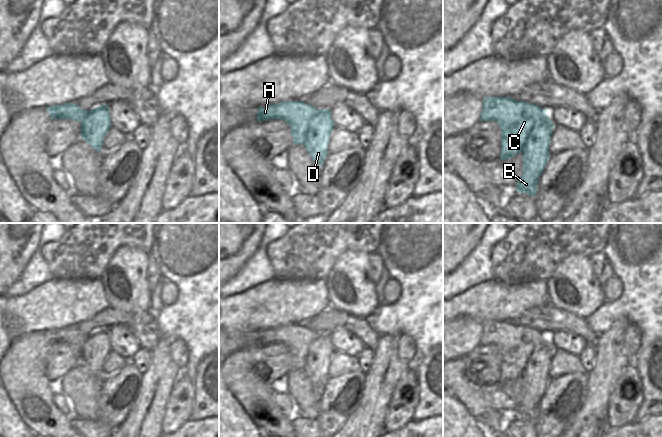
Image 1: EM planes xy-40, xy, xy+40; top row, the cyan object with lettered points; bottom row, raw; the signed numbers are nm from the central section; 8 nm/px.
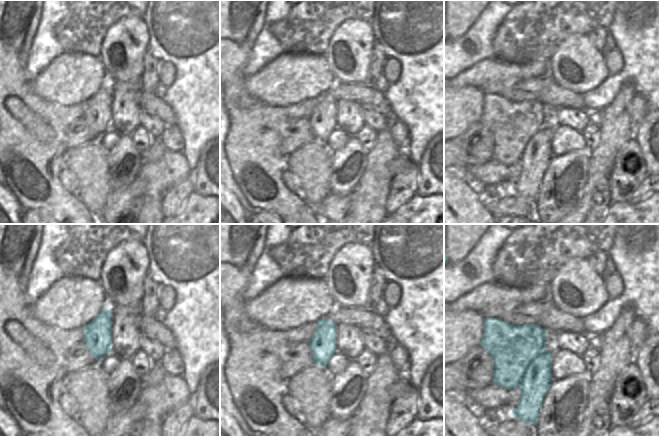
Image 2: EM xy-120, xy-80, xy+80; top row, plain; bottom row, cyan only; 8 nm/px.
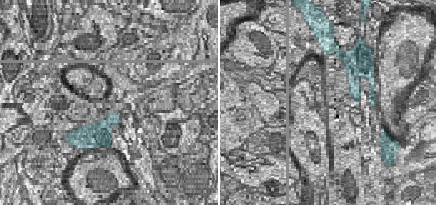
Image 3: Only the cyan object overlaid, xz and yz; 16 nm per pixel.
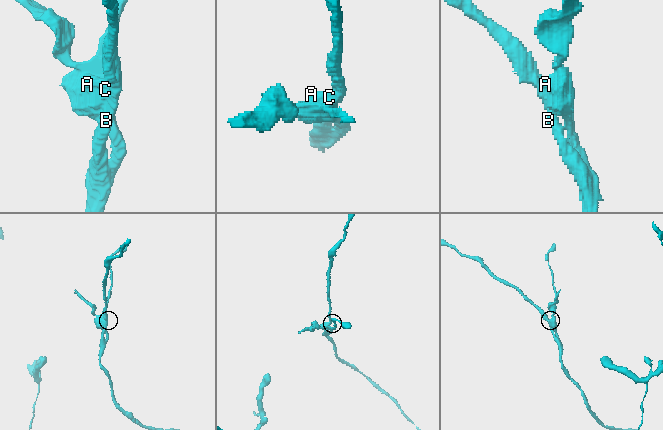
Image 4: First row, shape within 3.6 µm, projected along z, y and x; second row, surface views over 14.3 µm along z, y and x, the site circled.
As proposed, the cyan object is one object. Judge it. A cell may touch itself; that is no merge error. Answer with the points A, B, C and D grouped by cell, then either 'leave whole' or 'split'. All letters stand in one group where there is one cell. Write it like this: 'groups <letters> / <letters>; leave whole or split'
groups A C / B D; split

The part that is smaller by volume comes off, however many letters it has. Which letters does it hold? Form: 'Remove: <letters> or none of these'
Remove: A, C

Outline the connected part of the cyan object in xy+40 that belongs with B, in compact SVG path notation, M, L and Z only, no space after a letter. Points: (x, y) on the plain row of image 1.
M547 340L531 356L523 372L523 398L517 405L517 417L535 420L539 402L551 379L549 368L554 350Z

